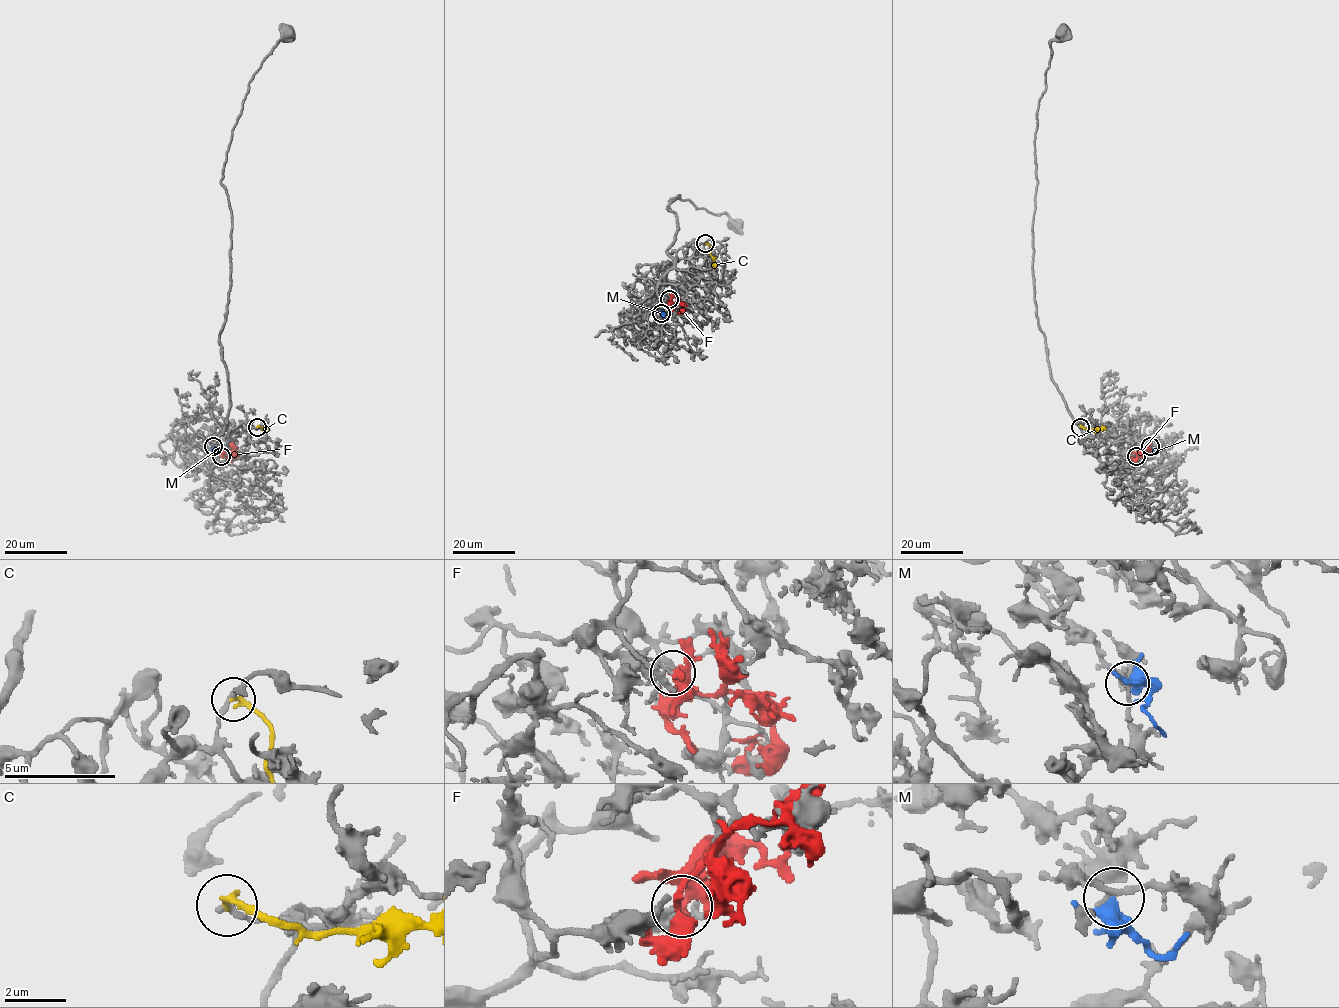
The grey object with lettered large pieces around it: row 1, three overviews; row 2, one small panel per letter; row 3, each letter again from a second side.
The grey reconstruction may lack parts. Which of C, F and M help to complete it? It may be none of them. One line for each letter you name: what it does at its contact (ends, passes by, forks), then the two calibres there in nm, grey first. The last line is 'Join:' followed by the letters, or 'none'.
Join: none

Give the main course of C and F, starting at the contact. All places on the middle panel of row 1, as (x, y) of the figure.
C: (706, 243), (710, 247), (715, 269)
F: (669, 299), (684, 307), (679, 314)

